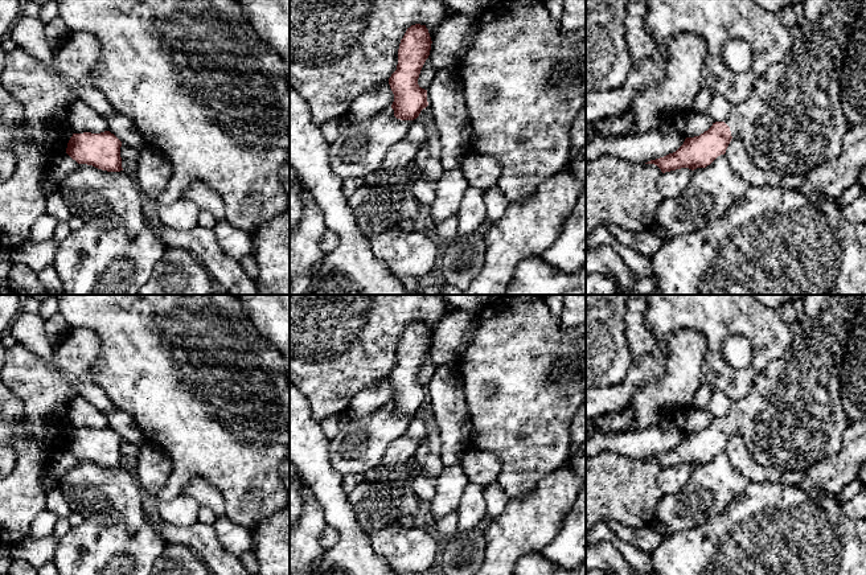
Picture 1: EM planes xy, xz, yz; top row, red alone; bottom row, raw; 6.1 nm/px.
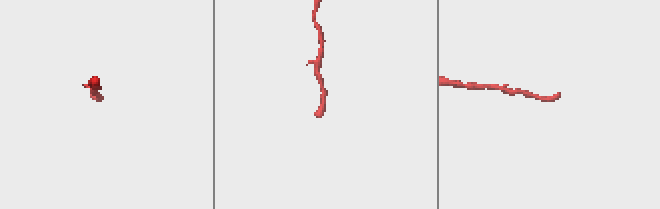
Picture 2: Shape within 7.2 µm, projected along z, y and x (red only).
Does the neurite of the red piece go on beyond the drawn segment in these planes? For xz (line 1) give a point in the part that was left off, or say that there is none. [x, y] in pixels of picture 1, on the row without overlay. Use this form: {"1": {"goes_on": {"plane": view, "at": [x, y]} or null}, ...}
{"1": {"goes_on": null}}

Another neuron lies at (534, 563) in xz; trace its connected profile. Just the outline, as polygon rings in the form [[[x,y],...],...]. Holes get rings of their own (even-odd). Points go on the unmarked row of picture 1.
[[[538,551],[522,556],[516,563],[513,575],[586,575],[586,563],[570,571],[551,563]]]

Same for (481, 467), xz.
[[[469,448],[461,457],[463,471],[473,484],[484,488],[496,482],[501,463],[497,455],[476,448]]]

